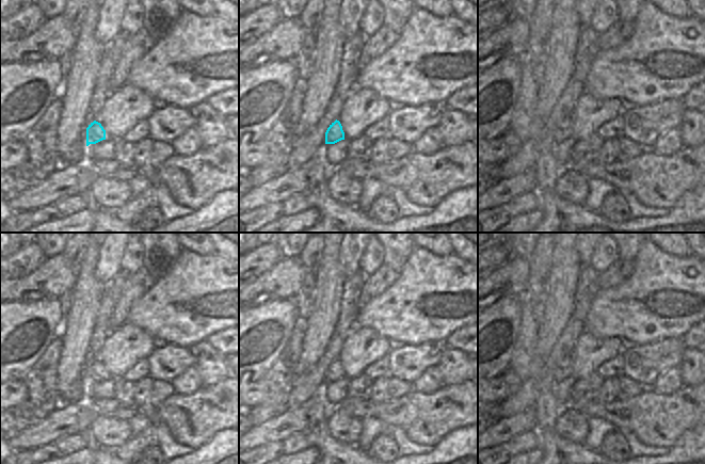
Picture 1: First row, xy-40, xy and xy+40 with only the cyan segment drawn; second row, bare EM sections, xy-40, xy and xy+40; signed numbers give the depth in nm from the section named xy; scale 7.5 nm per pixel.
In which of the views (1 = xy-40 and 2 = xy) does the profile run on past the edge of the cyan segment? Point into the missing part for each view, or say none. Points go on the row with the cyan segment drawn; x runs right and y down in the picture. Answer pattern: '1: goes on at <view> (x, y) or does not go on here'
1: does not go on here
2: does not go on here

